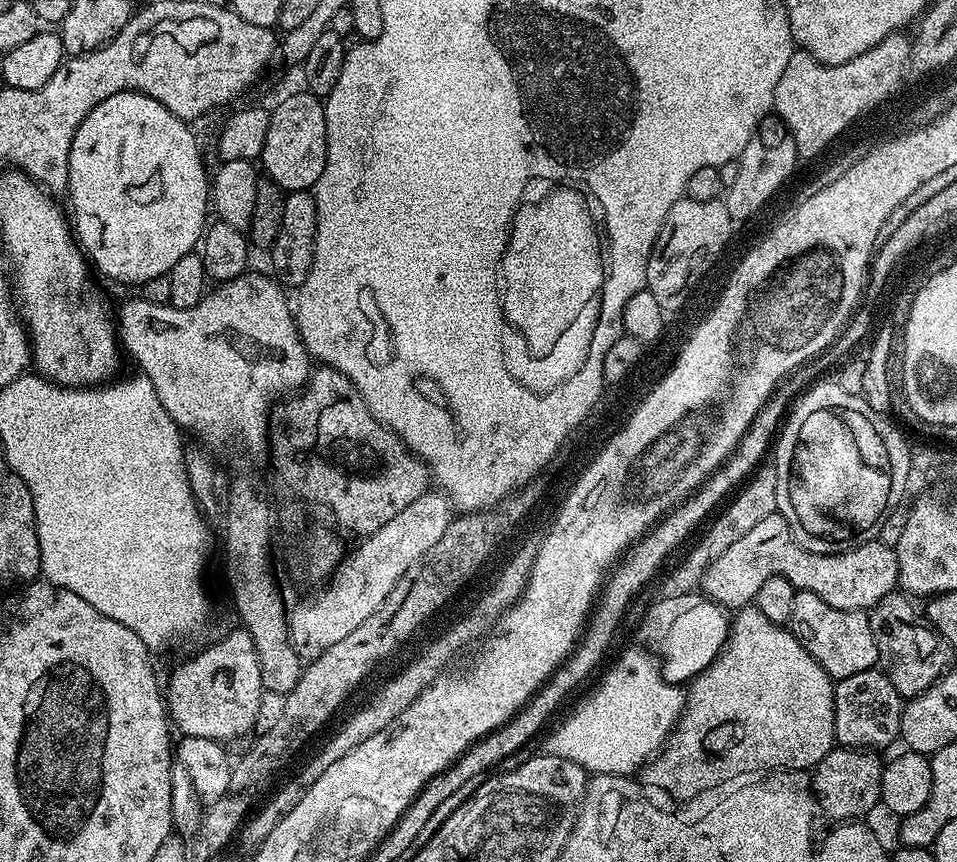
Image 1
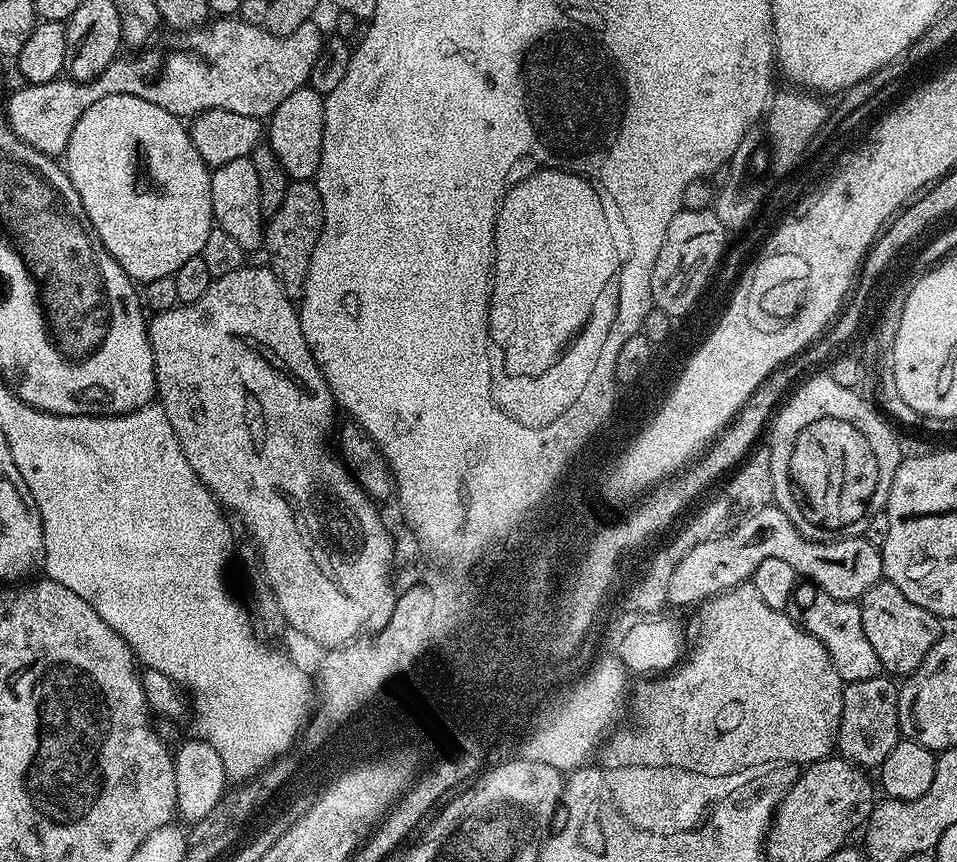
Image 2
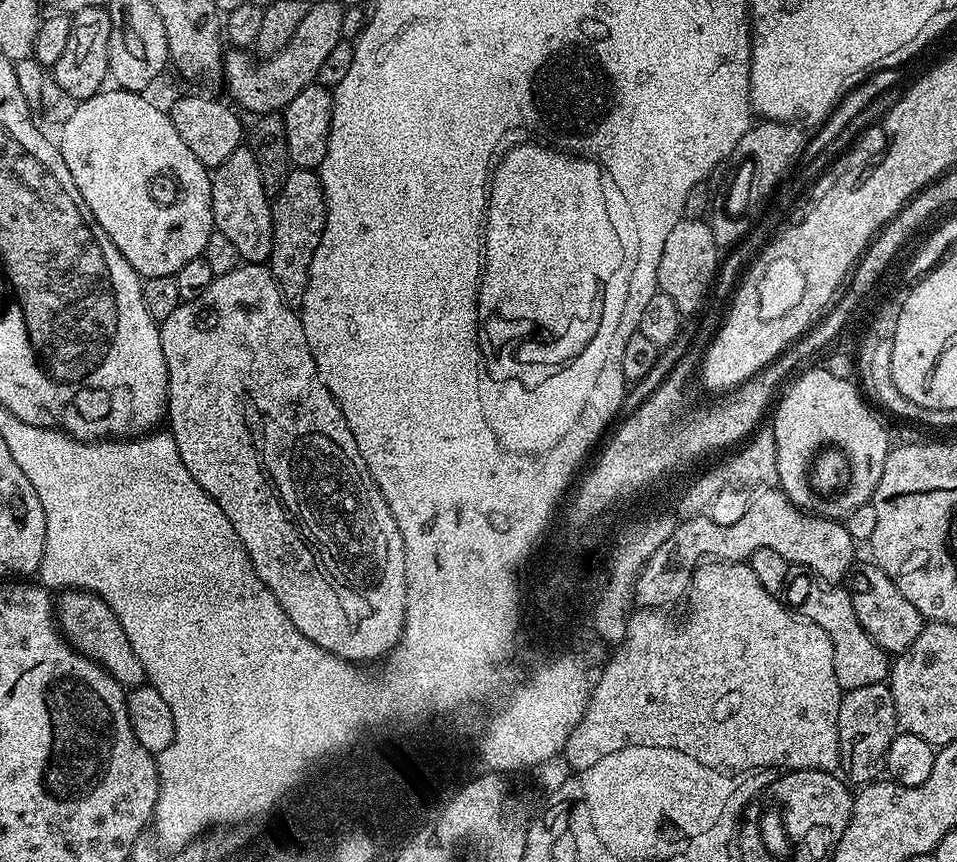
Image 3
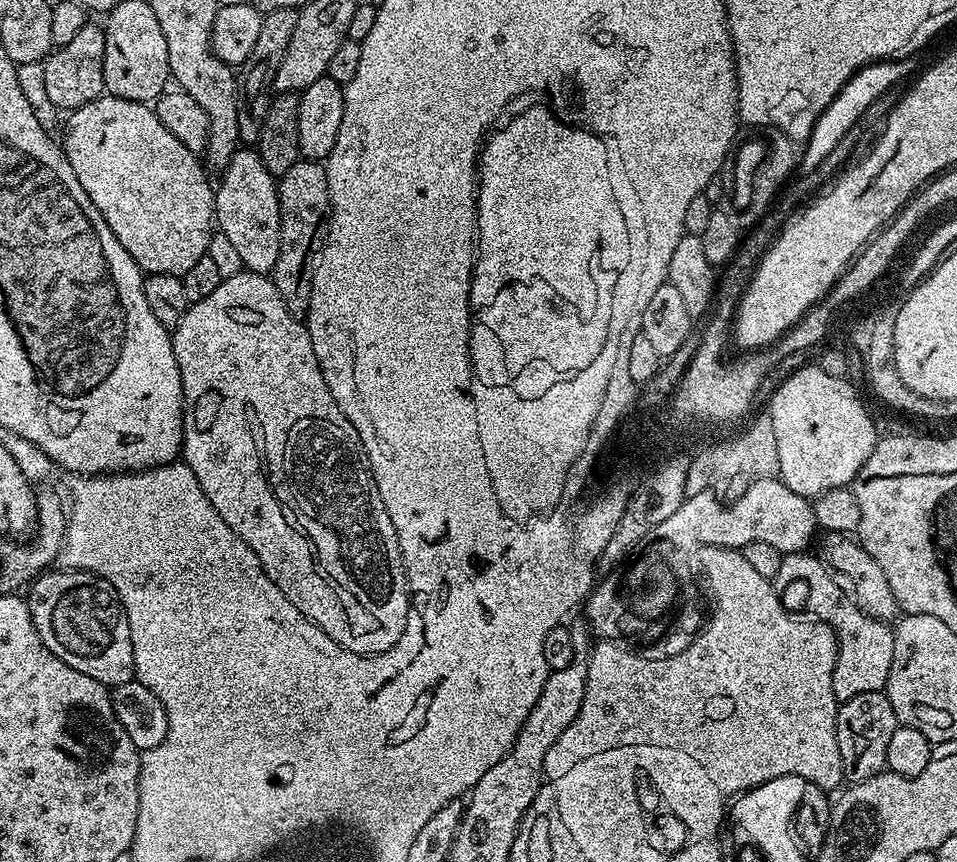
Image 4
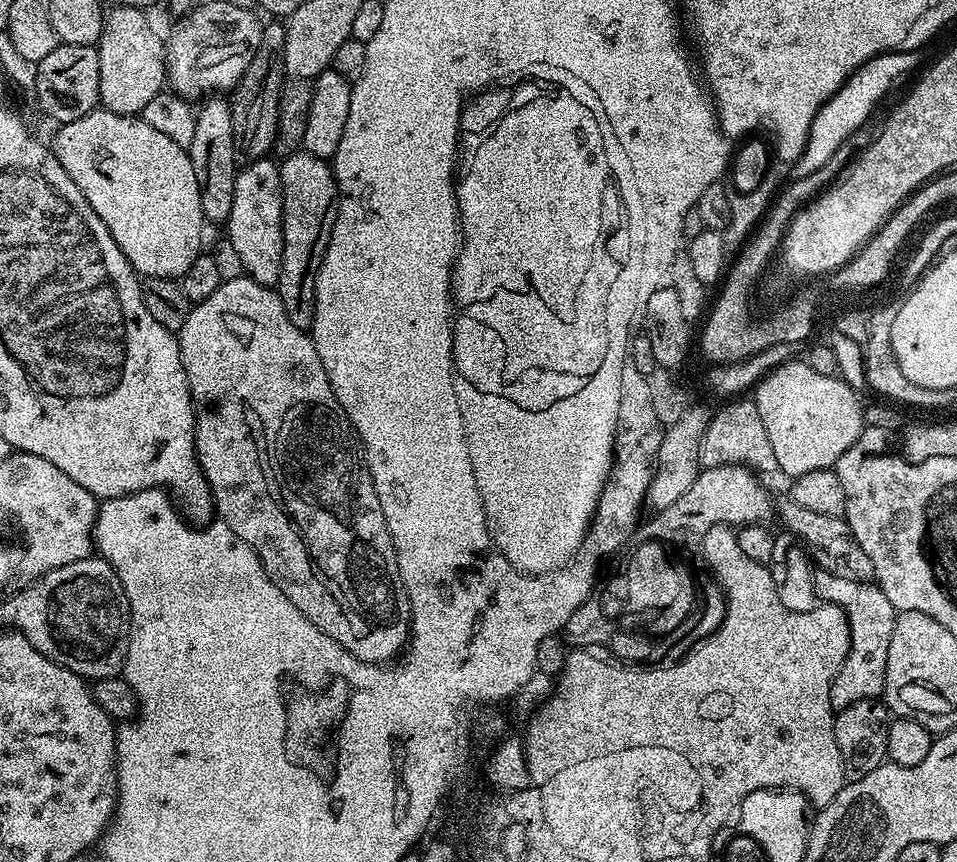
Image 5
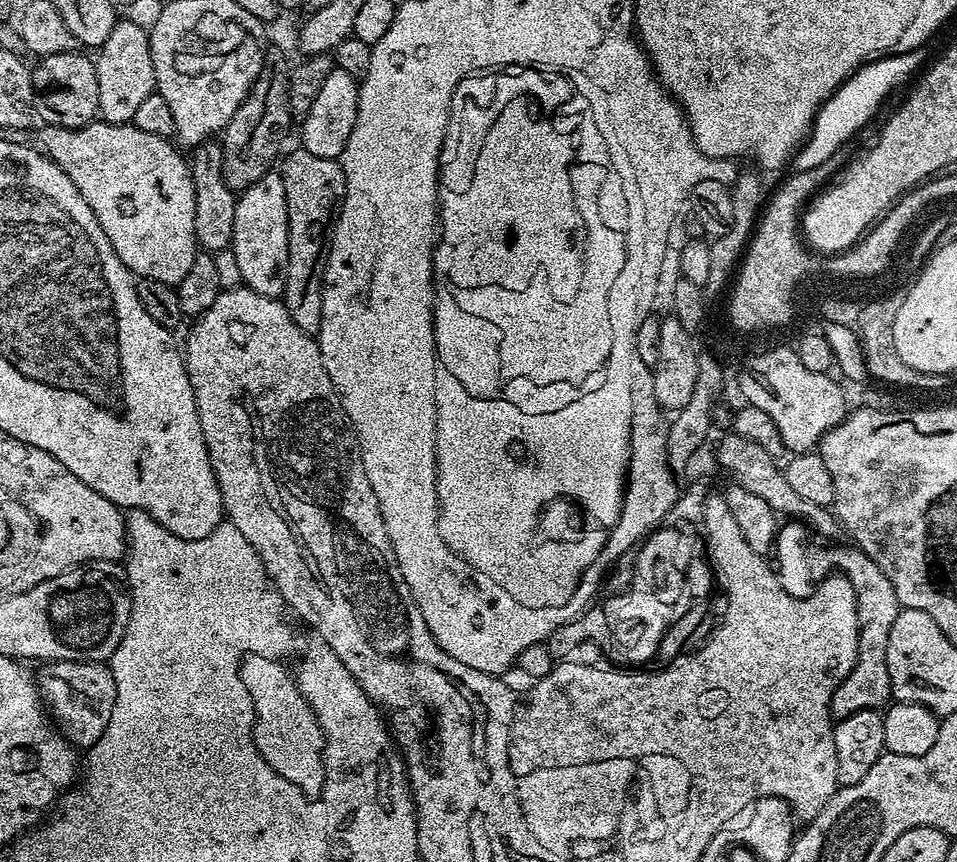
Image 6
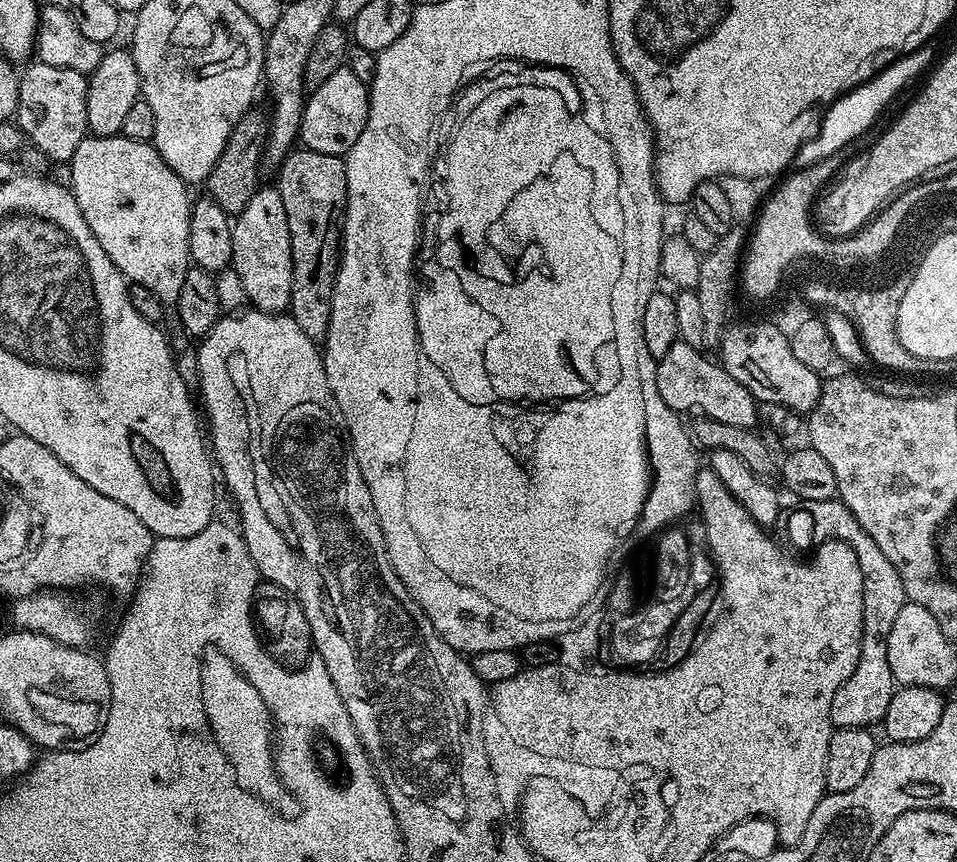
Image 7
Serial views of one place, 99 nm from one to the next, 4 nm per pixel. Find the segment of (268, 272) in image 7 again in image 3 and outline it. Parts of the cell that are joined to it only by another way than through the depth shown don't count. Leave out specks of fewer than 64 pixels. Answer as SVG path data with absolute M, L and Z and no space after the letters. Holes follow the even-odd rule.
M242 146L222 162L212 173L212 223L215 231L226 234L238 249L245 264L264 264L271 261L274 226L272 200L262 186L262 170L251 148Z

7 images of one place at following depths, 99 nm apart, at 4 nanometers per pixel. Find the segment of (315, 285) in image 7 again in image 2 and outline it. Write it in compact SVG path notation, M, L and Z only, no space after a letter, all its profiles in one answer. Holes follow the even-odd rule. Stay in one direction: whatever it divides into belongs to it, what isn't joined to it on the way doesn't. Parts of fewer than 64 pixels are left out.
M292 180L282 206L267 221L264 229L264 248L268 250L267 265L278 278L284 293L290 298L304 295L306 274L310 274L310 258L324 229L322 198L312 180Z

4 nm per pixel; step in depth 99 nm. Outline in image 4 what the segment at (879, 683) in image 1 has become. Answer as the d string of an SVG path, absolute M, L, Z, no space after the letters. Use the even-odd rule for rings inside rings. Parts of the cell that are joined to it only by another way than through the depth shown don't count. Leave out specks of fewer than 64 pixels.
M887 691L858 694L858 698L850 698L837 707L836 737L838 754L842 754L845 781L861 784L864 780L885 771L886 750L897 727L894 706L888 700Z

